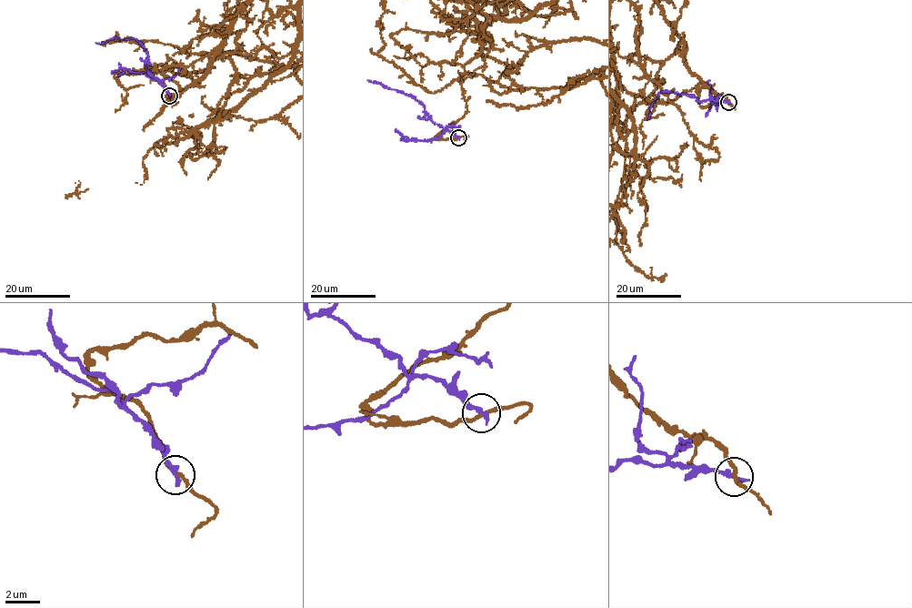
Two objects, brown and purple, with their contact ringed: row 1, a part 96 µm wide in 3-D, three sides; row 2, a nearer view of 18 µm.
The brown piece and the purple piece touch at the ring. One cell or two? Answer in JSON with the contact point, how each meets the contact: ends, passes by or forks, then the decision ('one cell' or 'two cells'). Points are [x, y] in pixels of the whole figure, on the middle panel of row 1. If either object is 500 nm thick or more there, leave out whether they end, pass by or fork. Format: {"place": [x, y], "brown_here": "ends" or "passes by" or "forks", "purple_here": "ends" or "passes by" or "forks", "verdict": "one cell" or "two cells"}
{"place": [458, 137], "brown_here": "passes by", "purple_here": "ends", "verdict": "two cells"}

